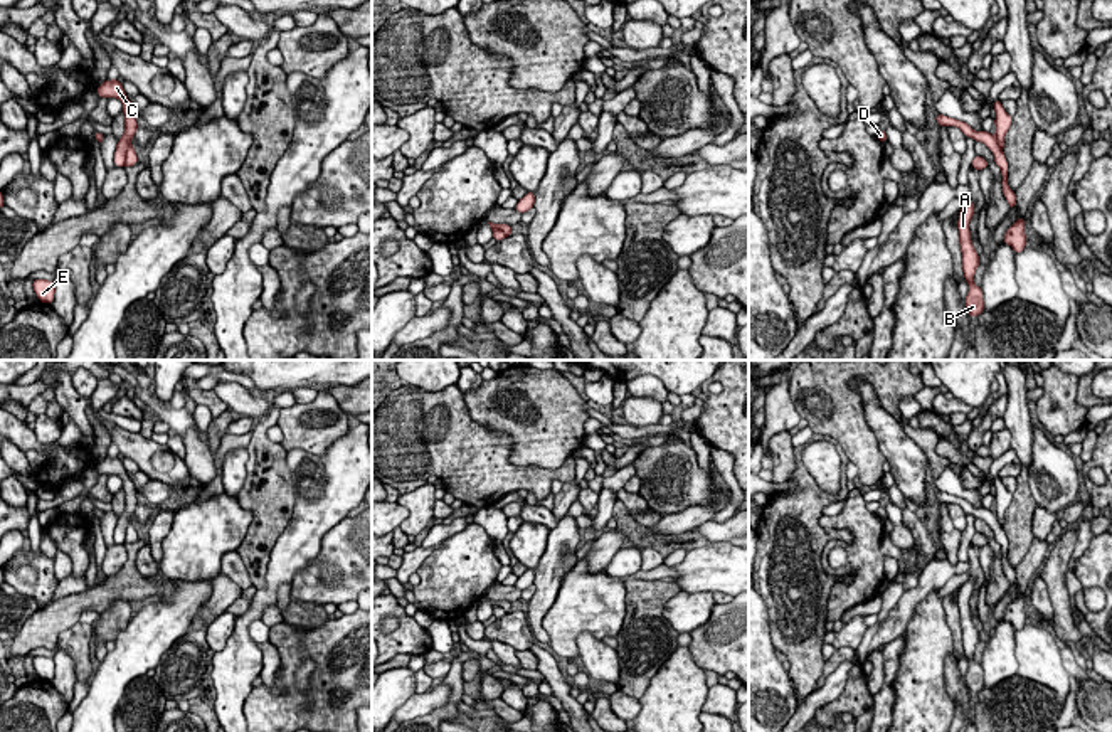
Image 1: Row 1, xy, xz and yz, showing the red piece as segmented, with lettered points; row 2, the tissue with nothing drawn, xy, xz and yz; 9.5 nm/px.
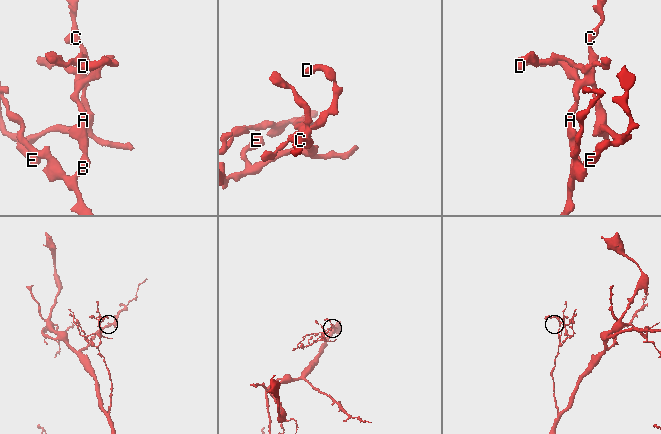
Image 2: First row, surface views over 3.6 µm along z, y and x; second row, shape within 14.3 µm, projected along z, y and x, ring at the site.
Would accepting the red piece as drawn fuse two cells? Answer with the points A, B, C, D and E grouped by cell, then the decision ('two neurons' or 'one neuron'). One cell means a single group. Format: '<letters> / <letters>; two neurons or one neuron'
A B C D / E; two neurons

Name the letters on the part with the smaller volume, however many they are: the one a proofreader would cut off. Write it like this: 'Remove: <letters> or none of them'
Remove: E

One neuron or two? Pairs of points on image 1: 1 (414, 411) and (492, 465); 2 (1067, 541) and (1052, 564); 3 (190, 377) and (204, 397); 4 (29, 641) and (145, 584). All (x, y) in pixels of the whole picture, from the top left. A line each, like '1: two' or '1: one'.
1: one
2: one
3: one
4: one

